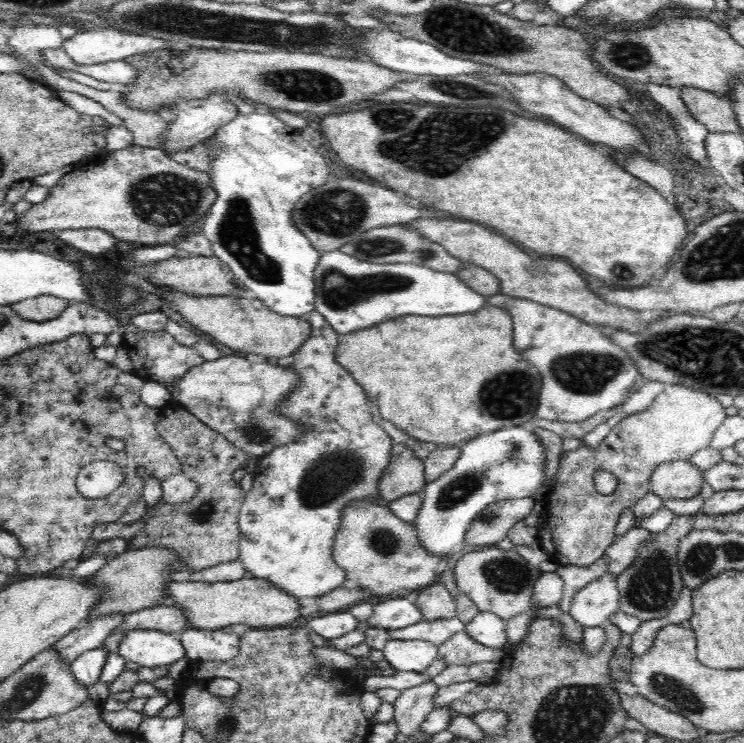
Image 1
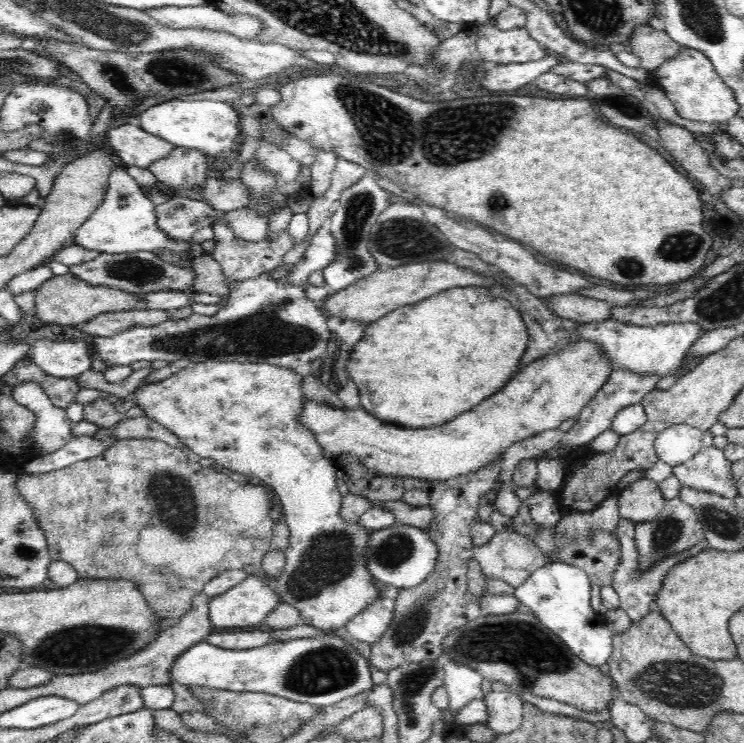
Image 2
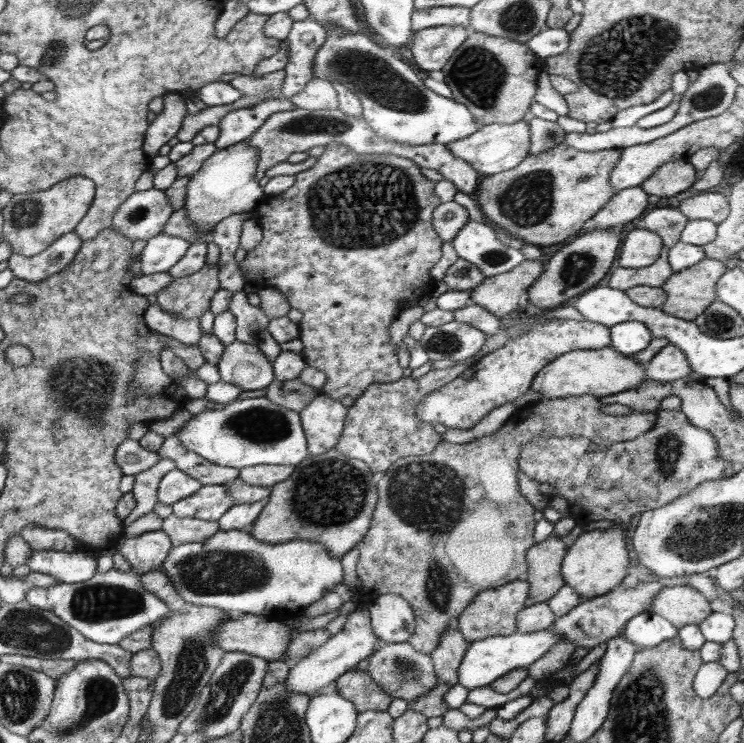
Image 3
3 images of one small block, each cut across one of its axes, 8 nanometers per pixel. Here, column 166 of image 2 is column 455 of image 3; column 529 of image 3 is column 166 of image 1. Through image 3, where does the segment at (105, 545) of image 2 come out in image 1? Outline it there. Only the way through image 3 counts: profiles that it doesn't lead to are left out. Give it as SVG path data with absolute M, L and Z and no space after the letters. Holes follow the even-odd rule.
M167 405L160 410L160 420L156 423L158 433L171 447L181 462L183 473L198 485L198 492L192 500L180 504L158 503L147 509L143 516L145 527L138 531L129 541L129 548L142 549L150 547L169 548L177 554L179 561L175 566L178 572L200 572L224 561L239 558L240 529L239 512L244 504L246 493L239 482L232 479L232 472L242 469L250 458L243 450L236 448L224 435L206 426L197 416L180 406Z

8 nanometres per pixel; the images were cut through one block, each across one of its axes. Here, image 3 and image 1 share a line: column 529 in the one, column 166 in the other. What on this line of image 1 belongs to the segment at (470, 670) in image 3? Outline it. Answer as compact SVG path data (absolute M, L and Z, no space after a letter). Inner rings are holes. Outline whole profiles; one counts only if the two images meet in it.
M134 630L123 639L119 656L140 667L171 667L187 657L180 640L158 630Z

